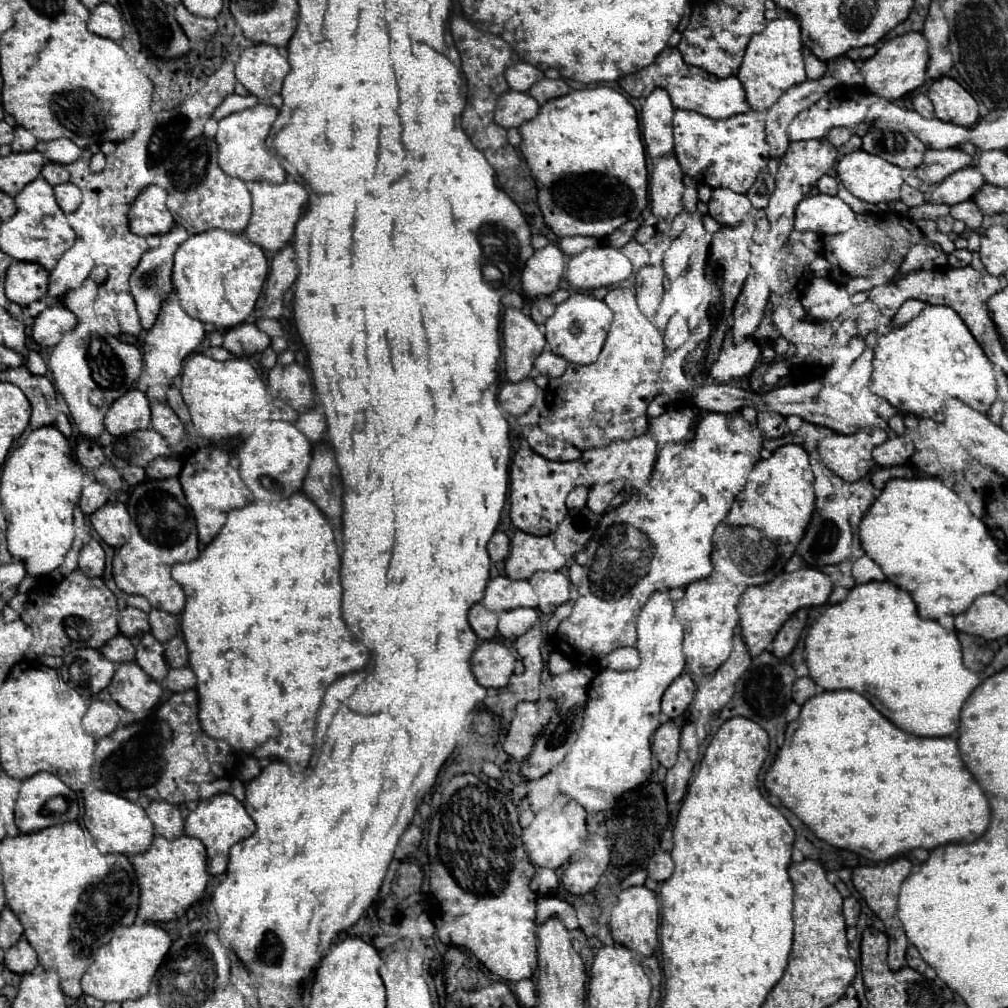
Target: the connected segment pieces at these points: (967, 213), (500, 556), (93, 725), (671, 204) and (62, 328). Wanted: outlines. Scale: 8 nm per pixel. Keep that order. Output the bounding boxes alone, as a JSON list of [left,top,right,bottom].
[[951,201,983,230],[487,531,509,563],[83,699,119,739],[651,157,683,211],[31,307,73,347]]

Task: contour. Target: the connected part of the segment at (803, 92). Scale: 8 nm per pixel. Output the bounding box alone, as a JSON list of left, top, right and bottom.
[765,75,843,159]

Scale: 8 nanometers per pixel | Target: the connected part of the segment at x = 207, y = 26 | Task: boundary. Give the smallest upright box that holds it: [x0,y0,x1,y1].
[175,3,217,39]

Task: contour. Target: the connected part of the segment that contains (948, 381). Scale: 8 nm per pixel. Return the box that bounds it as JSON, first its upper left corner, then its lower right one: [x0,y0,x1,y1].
[869,305,999,423]

